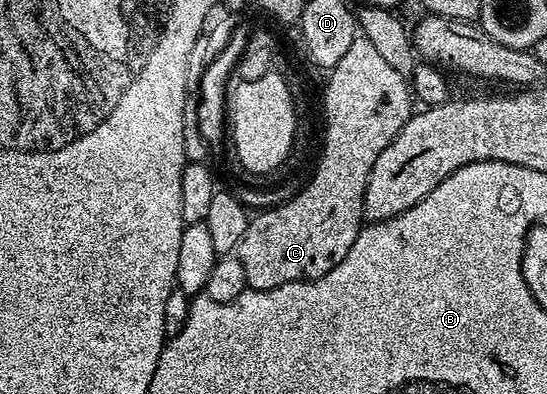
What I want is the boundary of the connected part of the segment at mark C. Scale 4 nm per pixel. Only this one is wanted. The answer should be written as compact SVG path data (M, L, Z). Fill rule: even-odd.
M357 35L354 43L350 43L350 51L346 51L346 55L338 59L327 77L322 89L324 150L320 153L320 162L317 163L312 178L308 182L305 180L288 201L257 212L249 220L246 235L242 235L236 248L234 256L246 270L250 289L273 289L291 281L313 281L326 275L331 269L338 267L342 259L346 259L346 255L354 247L354 239L358 239L366 221L364 196L374 159L378 159L378 155L386 151L386 147L413 115L414 98L409 78L394 71L377 52L374 44L363 35Z

